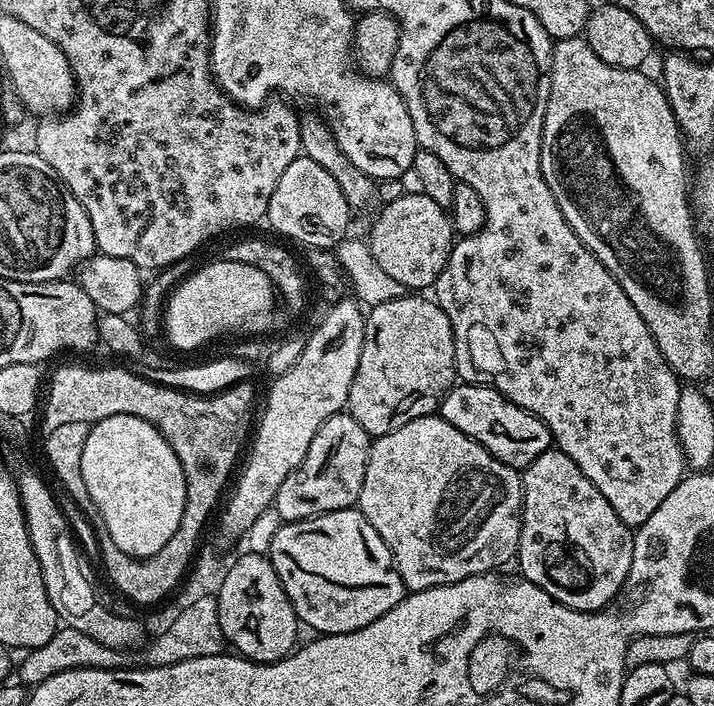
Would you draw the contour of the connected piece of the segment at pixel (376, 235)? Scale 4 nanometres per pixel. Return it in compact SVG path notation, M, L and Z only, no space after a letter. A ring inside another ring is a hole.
M419 190L396 196L377 216L372 224L372 233L366 236L368 248L374 254L374 262L394 278L405 290L428 290L452 253L454 229L449 213L434 198Z

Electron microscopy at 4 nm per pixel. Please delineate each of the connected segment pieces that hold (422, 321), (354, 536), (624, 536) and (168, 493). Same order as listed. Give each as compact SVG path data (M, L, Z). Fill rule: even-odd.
M405 294L390 302L382 302L367 313L364 321L362 354L358 362L358 370L354 374L354 382L350 386L346 412L373 438L385 436L387 432L392 431L405 415L404 408L411 406L415 396L417 413L435 413L440 401L444 399L457 379L456 343L452 337L450 318L446 318L446 314L435 299L428 297L427 300L424 296L427 295Z
M359 507L323 512L320 516L284 522L279 526L281 528L273 534L272 545L266 552L288 595L292 609L296 611L297 621L301 625L309 624L313 633L337 636L343 632L365 628L404 599L406 589L396 565L392 563L390 550L386 542L382 542L378 530L374 530L374 526L370 526L368 519L360 513Z
M553 446L538 454L530 466L523 469L524 506L520 522L519 571L534 582L558 603L579 612L598 612L607 608L621 595L632 561L633 529L614 514L614 506L602 498L602 494L578 470L576 463L565 452Z
M118 414L91 425L86 442L82 446L82 479L86 482L86 490L90 494L90 498L96 503L99 519L104 519L103 531L108 532L110 538L114 538L114 546L118 546L118 550L122 550L127 556L133 558L153 556L158 554L158 550L162 550L162 546L166 546L166 542L170 542L170 538L174 538L174 530L178 530L178 526L182 522L182 512L186 506L186 474L182 470L182 462L178 462L174 450L170 450L170 446L162 438L160 431L150 422L146 422L142 418Z

